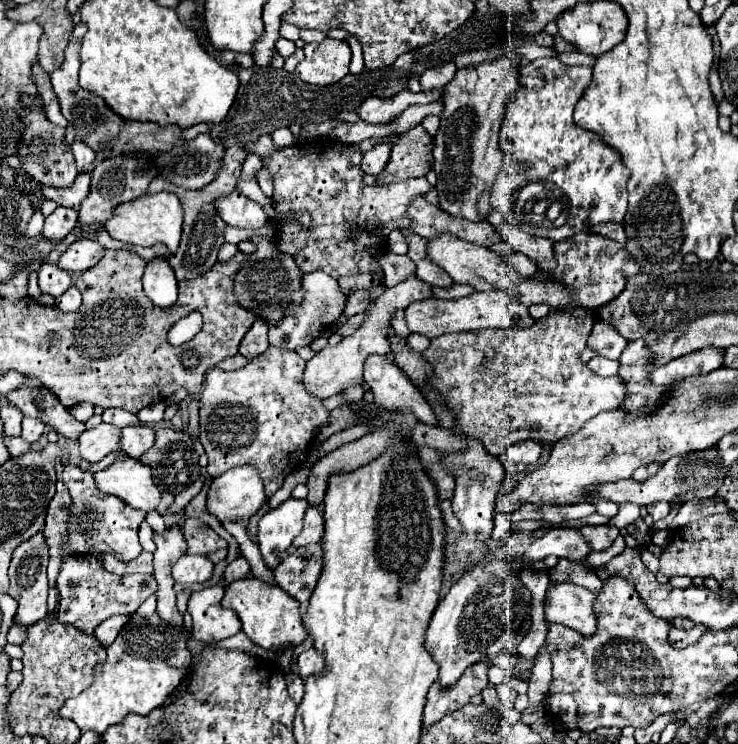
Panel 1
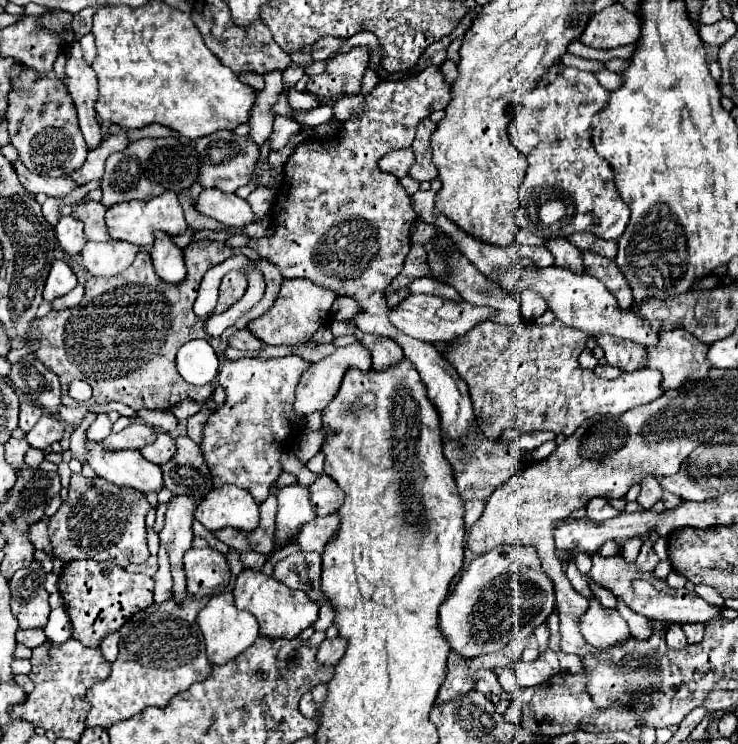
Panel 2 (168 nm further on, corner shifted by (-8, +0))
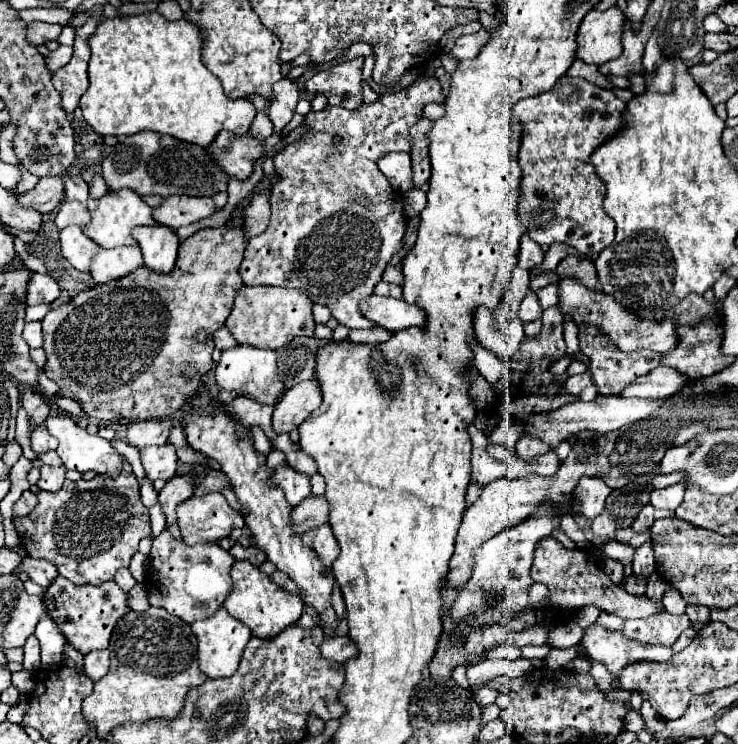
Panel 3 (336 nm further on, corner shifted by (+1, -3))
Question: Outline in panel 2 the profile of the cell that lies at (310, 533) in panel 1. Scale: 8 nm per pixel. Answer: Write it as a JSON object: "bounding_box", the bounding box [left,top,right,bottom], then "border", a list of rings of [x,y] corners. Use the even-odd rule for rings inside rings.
{"bounding_box":[296,513,338,553],"border":[[[336,513],[316,517],[312,523],[302,527],[302,531],[298,533],[296,543],[300,545],[302,551],[318,551],[318,553],[322,553],[326,543],[330,541],[330,535],[334,535],[336,529],[338,529],[338,515]]]}

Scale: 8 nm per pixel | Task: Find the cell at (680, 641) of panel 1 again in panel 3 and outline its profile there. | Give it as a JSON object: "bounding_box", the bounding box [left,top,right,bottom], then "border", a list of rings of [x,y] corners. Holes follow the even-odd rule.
{"bounding_box":[583,624,671,678],"border":[[[593,624],[585,630],[583,644],[587,658],[599,664],[605,664],[613,678],[619,678],[621,670],[635,662],[667,662],[671,658],[671,648],[667,646],[649,646],[637,640],[629,640],[621,632],[609,632],[599,624]]]}

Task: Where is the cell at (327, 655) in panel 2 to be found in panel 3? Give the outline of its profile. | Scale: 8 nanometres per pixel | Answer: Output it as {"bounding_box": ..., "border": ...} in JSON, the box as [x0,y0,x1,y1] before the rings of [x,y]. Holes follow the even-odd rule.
{"bounding_box":[321,636,357,662],"border":[[[331,636],[321,644],[321,654],[333,662],[347,662],[353,656],[357,656],[357,646],[347,636]]]}

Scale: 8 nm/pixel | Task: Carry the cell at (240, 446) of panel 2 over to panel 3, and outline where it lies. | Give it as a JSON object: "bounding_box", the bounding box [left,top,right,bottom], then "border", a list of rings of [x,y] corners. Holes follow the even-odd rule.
{"bounding_box":[215,344,283,406],"border":[[[237,344],[235,348],[223,350],[221,362],[215,368],[215,378],[223,390],[245,392],[249,398],[259,400],[261,404],[275,406],[277,400],[283,396],[283,382],[277,378],[275,350],[269,350],[269,348],[255,348],[249,344]]]}

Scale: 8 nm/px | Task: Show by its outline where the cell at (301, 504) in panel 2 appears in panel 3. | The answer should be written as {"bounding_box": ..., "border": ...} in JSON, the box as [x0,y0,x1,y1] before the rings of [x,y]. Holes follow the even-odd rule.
{"bounding_box":[273,464,311,504],"border":[[[283,464],[275,470],[273,474],[277,488],[283,490],[285,500],[289,504],[301,504],[305,498],[311,496],[311,486],[309,486],[309,476],[291,468],[289,464]]]}

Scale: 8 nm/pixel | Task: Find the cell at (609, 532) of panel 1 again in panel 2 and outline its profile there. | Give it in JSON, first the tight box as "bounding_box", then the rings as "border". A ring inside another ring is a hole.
{"bounding_box":[586,499,618,521],"border":[[[592,499],[586,505],[586,517],[590,521],[606,521],[606,519],[610,519],[614,515],[618,515],[618,511],[614,511],[612,505],[606,499]]]}

